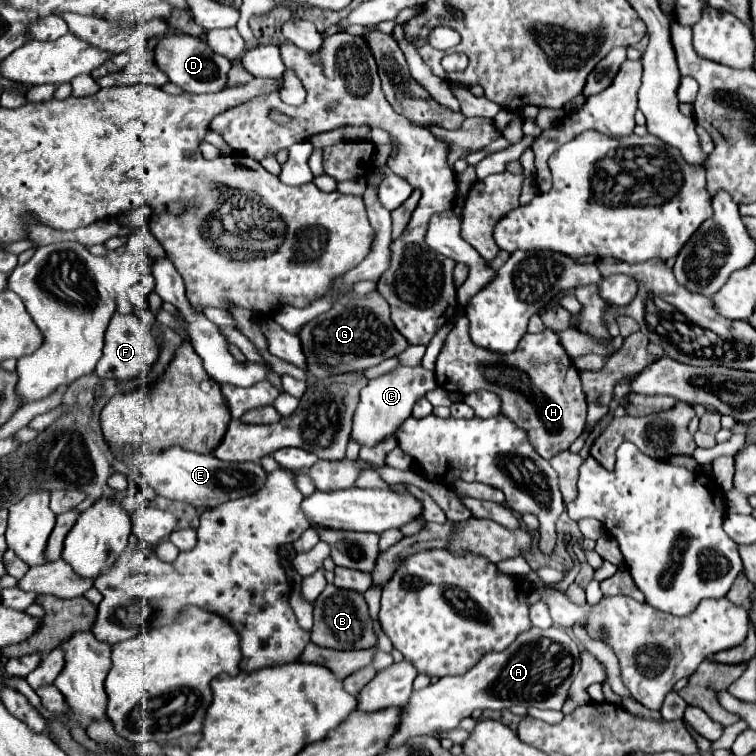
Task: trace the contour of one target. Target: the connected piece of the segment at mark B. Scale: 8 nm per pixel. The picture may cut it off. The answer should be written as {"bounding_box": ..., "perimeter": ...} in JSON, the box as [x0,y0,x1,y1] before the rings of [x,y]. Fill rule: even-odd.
{"bounding_box":[310,585,376,649],"perimeter":[[[326,585],[314,601],[314,627],[310,639],[328,649],[372,649],[376,645],[376,635],[372,631],[372,619],[364,595]]]}

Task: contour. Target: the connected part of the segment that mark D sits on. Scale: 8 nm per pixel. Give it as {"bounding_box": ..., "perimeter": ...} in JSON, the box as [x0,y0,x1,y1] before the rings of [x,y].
{"bounding_box":[156,33,230,93],"perimeter":[[[168,33],[156,47],[156,65],[162,69],[168,79],[186,93],[216,93],[226,87],[230,61],[222,55],[216,55],[202,39],[182,33]]]}

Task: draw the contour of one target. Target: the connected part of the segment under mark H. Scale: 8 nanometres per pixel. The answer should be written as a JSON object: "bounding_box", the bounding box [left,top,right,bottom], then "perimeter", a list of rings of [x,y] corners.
{"bounding_box":[436,315,586,459],"perimeter":[[[462,315],[454,329],[450,331],[442,353],[438,355],[436,361],[436,379],[438,385],[448,391],[448,393],[470,393],[476,389],[490,389],[492,393],[500,395],[502,399],[502,415],[506,415],[512,423],[516,423],[518,427],[526,429],[528,441],[532,443],[532,447],[536,449],[536,453],[544,459],[552,459],[554,455],[558,455],[560,451],[566,451],[582,433],[582,427],[586,423],[586,393],[582,391],[580,385],[580,375],[572,363],[572,359],[566,355],[564,347],[560,345],[560,339],[556,333],[552,333],[550,329],[544,329],[542,333],[526,333],[522,337],[522,341],[518,343],[516,351],[512,351],[510,355],[498,355],[494,351],[486,351],[482,347],[474,347],[472,339],[470,339],[470,331],[468,331],[470,323],[468,319]]]}

